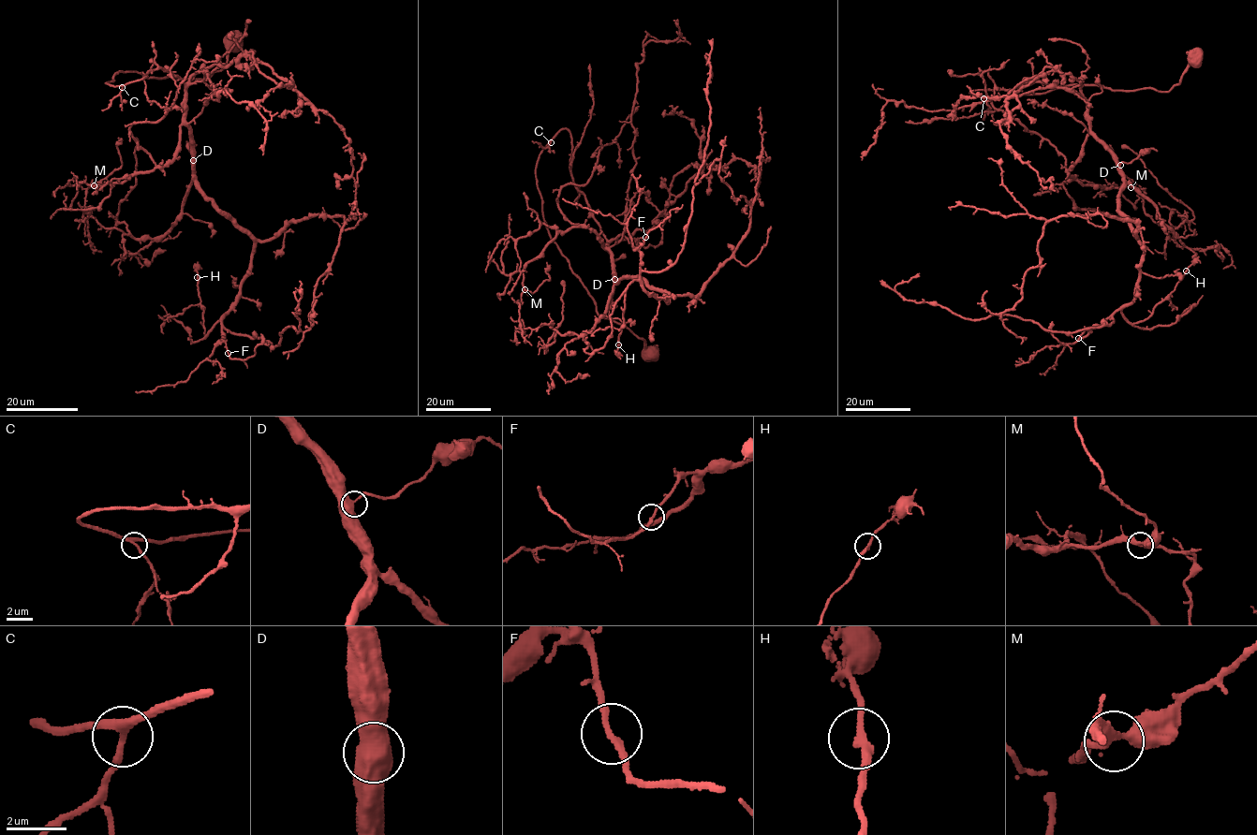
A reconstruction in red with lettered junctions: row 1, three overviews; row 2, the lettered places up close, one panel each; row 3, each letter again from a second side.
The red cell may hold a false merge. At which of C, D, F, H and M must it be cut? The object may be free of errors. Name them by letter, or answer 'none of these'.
none of these

